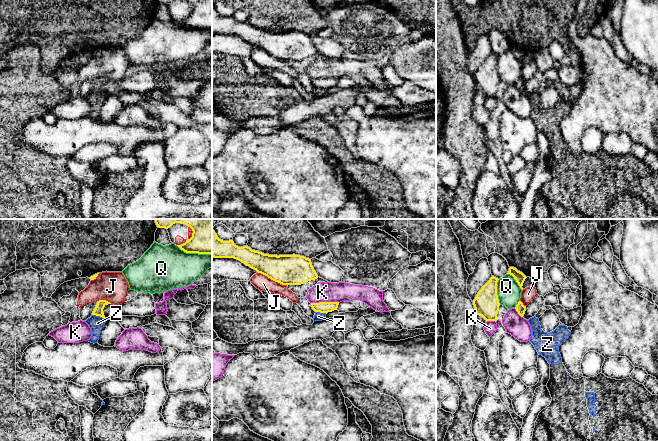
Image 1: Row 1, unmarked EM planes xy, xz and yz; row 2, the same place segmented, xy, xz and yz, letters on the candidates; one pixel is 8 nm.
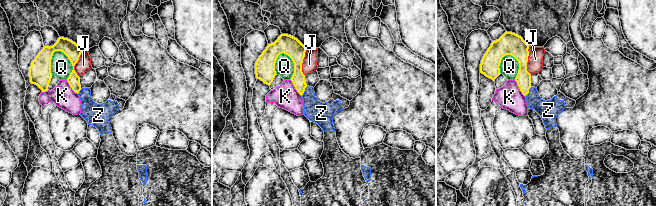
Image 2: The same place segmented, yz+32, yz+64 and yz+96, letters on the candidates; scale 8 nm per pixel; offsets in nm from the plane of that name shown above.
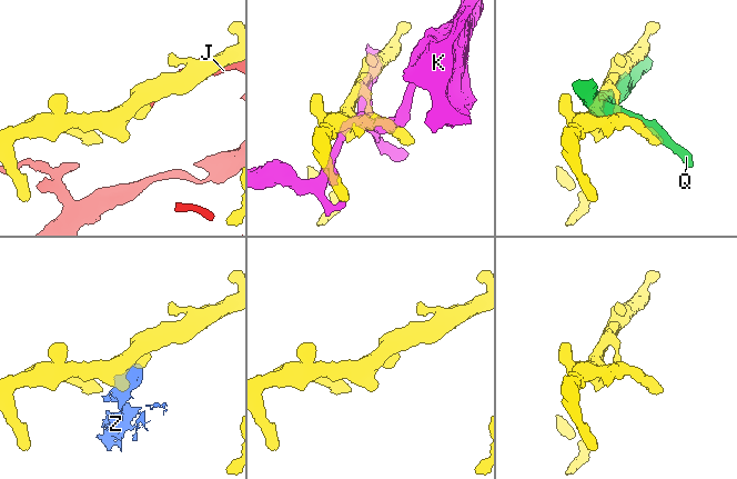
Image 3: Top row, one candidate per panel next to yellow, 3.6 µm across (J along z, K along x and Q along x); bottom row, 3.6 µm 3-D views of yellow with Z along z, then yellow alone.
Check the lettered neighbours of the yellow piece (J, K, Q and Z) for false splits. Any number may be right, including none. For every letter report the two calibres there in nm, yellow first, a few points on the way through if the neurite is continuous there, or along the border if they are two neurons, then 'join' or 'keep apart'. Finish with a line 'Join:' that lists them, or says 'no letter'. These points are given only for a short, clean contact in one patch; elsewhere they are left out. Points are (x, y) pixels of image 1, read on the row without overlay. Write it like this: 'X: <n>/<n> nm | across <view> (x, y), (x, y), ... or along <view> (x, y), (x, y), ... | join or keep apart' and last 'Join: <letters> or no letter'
J: 240/120 nm | keep apart
K: 100/160 nm | keep apart
Q: 240/360 nm | keep apart
Z: 80/120 nm | along xy (92, 90), (99, 91), (106, 96) | keep apart
Join: no letter

